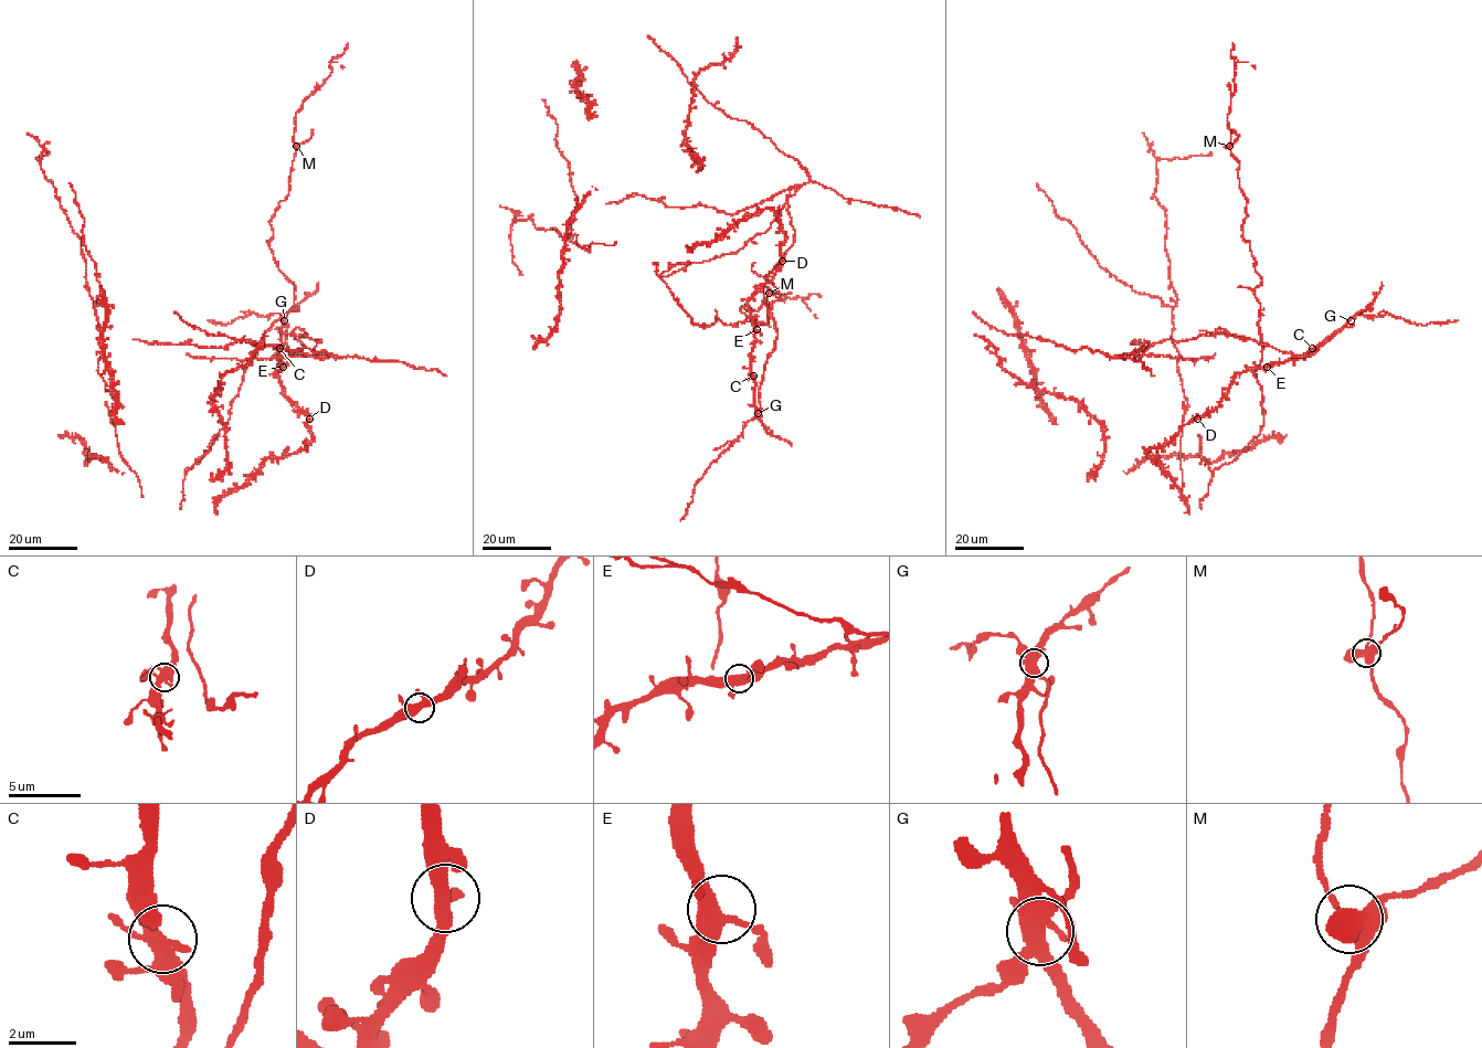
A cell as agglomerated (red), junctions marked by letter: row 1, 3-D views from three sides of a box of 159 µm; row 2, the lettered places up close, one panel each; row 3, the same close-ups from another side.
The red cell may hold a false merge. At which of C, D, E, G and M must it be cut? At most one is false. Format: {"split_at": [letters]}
{"split_at": ["G"]}

